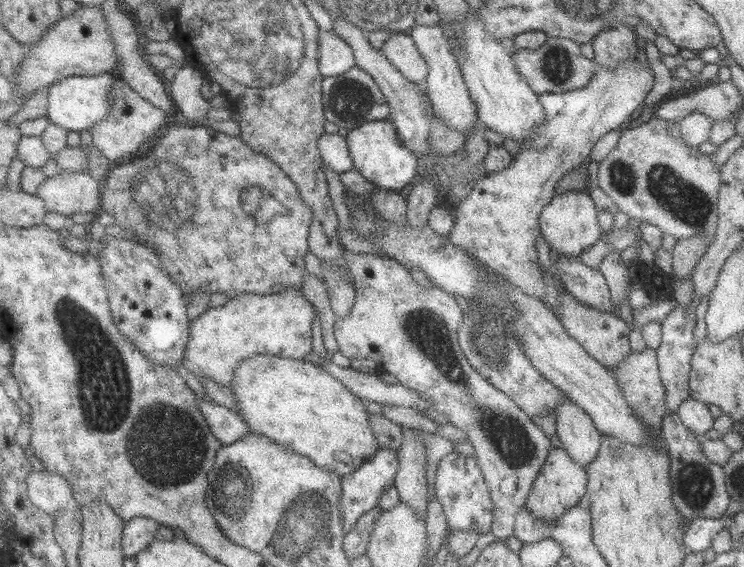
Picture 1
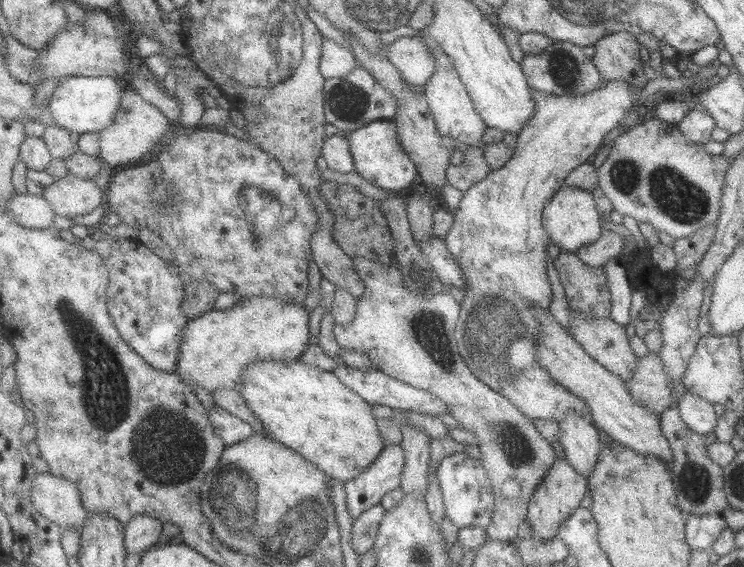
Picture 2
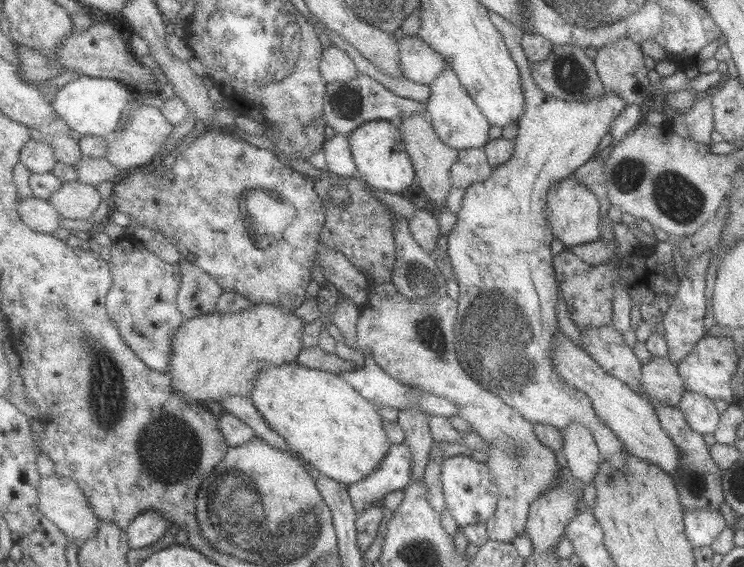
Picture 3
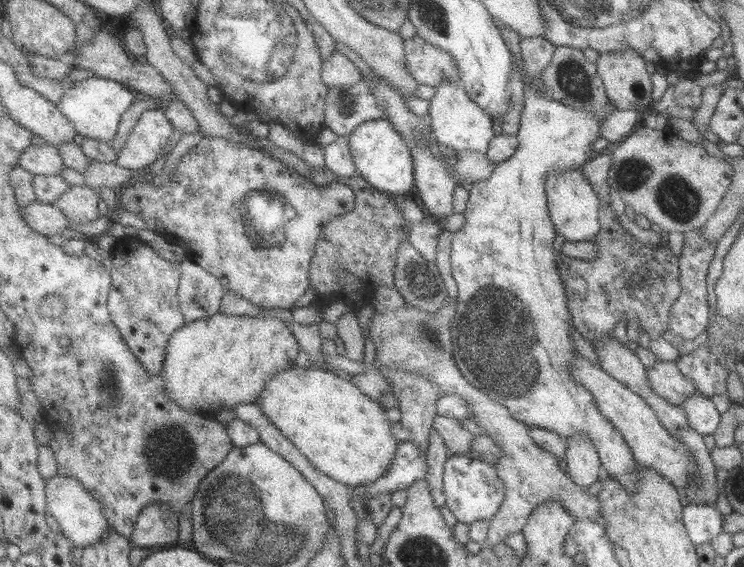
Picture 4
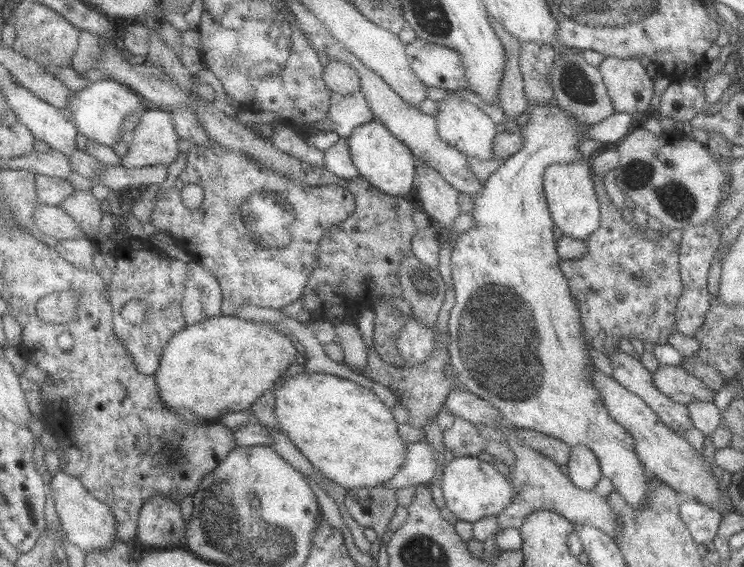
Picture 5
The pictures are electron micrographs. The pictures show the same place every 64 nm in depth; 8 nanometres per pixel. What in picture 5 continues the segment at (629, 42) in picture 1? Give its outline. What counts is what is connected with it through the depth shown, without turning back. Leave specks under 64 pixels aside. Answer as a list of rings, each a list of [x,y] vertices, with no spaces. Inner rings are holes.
[[[604,57],[599,65],[599,72],[603,76],[603,81],[607,86],[611,102],[618,112],[636,114],[648,110],[654,94],[653,78],[647,74],[647,68],[642,66],[639,58],[629,58],[622,60],[616,57]]]

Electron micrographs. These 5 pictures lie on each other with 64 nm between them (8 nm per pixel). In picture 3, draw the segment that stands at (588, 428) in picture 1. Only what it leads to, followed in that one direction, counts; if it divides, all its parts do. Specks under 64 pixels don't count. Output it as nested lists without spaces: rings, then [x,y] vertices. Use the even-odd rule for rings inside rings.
[[[576,421],[568,423],[568,427],[562,431],[564,438],[562,451],[566,457],[568,469],[576,479],[585,485],[590,485],[594,482],[594,477],[604,461],[592,431]]]

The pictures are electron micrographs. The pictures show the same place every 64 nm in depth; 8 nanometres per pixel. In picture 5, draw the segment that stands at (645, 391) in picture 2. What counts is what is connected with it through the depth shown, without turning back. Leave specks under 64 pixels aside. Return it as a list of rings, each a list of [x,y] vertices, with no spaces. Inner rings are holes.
[[[660,365],[654,371],[653,380],[664,397],[686,406],[692,402],[713,402],[716,394],[706,388],[700,378],[692,376],[680,365]]]

